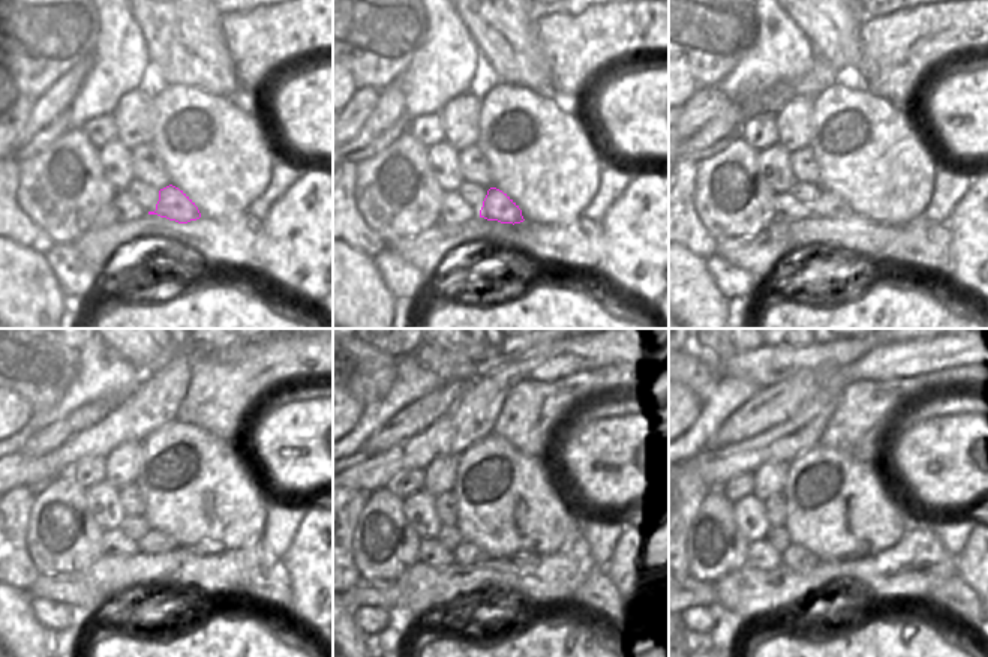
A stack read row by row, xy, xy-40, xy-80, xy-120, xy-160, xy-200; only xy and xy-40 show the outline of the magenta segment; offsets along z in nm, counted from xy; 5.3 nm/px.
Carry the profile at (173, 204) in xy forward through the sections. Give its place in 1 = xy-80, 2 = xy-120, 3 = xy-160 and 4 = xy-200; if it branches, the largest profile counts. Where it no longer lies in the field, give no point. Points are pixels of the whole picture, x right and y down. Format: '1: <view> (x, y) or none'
1: xy-80 (829, 206)
2: xy-120 (155, 542)
3: xy-160 (467, 554)
4: xy-200 (796, 558)

